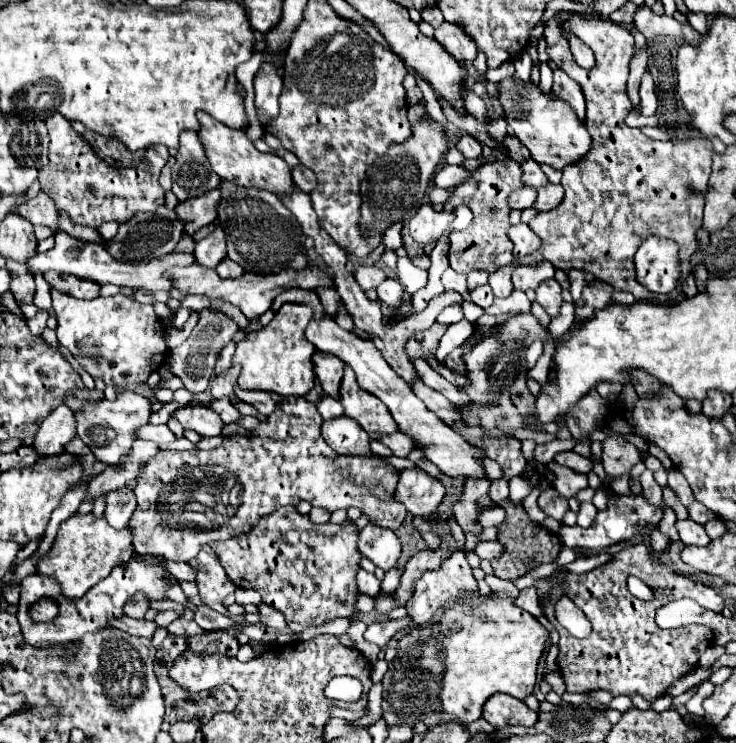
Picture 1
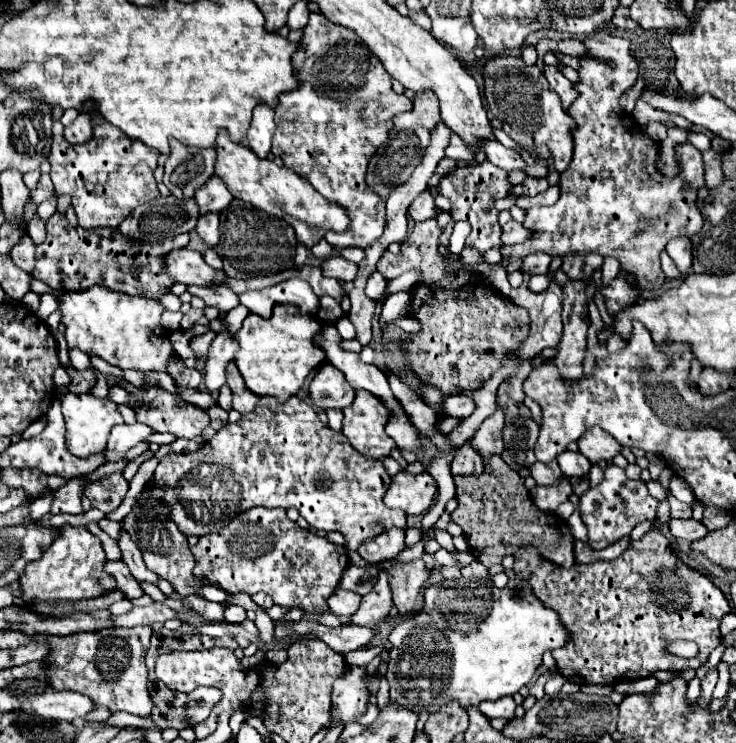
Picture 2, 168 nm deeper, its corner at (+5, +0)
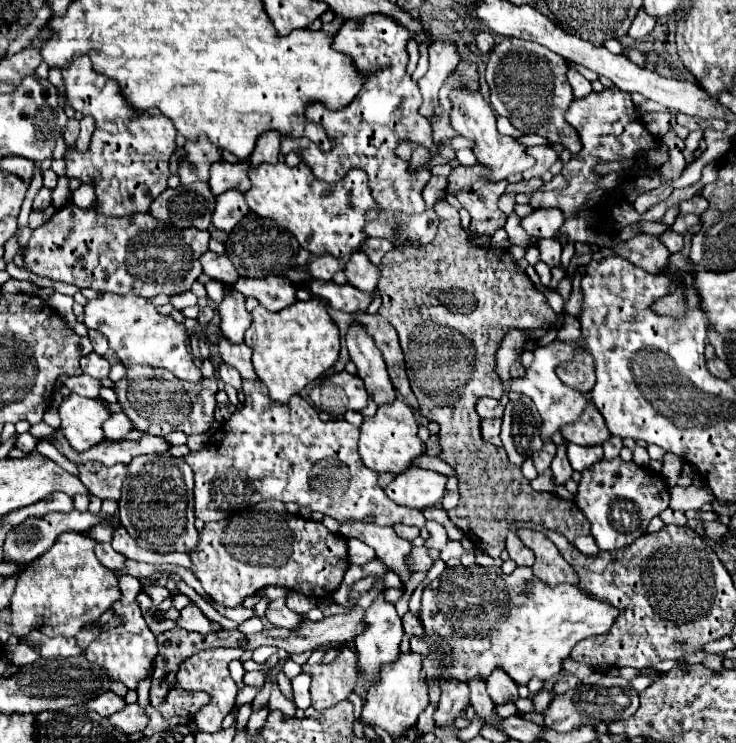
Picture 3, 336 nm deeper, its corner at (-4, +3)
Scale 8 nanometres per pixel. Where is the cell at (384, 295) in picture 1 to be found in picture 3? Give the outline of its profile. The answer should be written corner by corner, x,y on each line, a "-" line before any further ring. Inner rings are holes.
356,252
352,254
352,260
348,262
344,274
348,278
348,284
356,286
362,292
374,294
380,280
380,266
372,264
364,252

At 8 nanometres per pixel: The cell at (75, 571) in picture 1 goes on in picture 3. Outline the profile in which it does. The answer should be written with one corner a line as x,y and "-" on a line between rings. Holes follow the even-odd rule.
76,532
60,534
60,538
56,538
56,542
46,554
38,556
20,572
18,584
10,602
12,626
14,626
12,636
26,638
30,630
36,626
40,626
40,630
48,636
76,636
84,624
98,620
114,602
120,600
122,592
118,588
118,576
96,560
94,556
96,544
98,542
94,538
88,538
86,534
76,534

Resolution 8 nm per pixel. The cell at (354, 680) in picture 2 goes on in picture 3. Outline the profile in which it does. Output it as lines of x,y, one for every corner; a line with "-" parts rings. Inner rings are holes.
378,596
372,606
366,610
366,632
356,636
354,640
354,648
356,648
356,672
358,672
358,680
364,688
370,688
372,682
376,682
376,678
380,676
382,666
392,664
398,658
400,652
400,640
402,640
402,620
396,614
394,604
386,602
382,596

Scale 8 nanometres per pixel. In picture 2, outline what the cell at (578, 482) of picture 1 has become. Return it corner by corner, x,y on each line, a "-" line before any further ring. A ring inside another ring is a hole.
549,461
549,463
533,463
529,467
529,475
539,483
539,485
551,485
555,481
559,481
559,477
563,475
557,461

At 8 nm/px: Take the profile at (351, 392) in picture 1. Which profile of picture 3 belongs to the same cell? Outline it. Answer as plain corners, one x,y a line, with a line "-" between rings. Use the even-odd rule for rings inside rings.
396,398
390,404
382,404
374,416
364,418
360,426
360,456
362,462
376,472
404,472
410,462
424,452
424,442
418,438
418,422
412,414
412,408

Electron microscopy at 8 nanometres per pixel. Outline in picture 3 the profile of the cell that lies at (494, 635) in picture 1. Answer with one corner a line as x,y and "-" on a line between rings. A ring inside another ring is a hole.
456,566
446,568
436,580
432,580
422,594
418,618
424,626
424,634
410,638
410,650
422,654
422,670
426,672
428,686
444,682
444,678
456,678
468,682
472,678
488,678
496,668
504,670
514,678
516,684
524,686
530,678
550,680
562,670
562,660
570,656
572,648
590,636
606,634
618,616
618,610
606,602
598,602
588,594
580,592
578,586
548,586
540,582
532,568
516,568
512,574
504,574
500,568
490,566
-
476,618
484,622
484,632
476,632

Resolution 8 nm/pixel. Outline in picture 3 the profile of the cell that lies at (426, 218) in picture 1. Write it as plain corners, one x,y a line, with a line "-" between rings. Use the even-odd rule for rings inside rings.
432,176
422,190
422,198
426,202
426,208
434,208
434,204
438,200
444,200
446,198
446,178
444,176

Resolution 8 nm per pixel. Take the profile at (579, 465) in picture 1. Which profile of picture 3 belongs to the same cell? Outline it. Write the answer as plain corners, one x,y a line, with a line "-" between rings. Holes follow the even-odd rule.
568,444
568,460
570,460
570,466
578,472
584,472
588,466
596,464
602,460
602,446
592,446
592,448
584,448
584,446
578,446
578,444

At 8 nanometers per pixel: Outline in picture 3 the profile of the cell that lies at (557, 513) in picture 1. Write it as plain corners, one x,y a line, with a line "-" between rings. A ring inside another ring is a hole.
558,446
556,458
554,458
554,462
552,462
552,472
554,472
552,480
554,480
556,486
564,486
566,480
572,478
572,472
574,472
574,470
572,470
568,458
566,458
566,446

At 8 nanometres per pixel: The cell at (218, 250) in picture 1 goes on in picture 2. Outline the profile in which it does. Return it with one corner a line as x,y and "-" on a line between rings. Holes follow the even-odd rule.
203,213
199,217
197,233
209,247
215,247
219,241
219,219
221,219
219,213

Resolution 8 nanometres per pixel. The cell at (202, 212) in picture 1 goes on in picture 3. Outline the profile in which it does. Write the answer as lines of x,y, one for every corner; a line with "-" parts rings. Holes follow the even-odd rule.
226,160
216,162
210,168
210,190
214,196
228,192
228,190
240,190
246,192
250,188
250,180
246,176
248,170
248,162
240,162
240,164
230,164

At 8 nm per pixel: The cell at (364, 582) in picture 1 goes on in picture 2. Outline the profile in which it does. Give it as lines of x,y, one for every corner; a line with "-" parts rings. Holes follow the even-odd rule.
349,565
343,573
343,579
339,583
341,589
355,591
359,595
367,595
379,579
379,567
377,565
365,565
365,567
355,567

